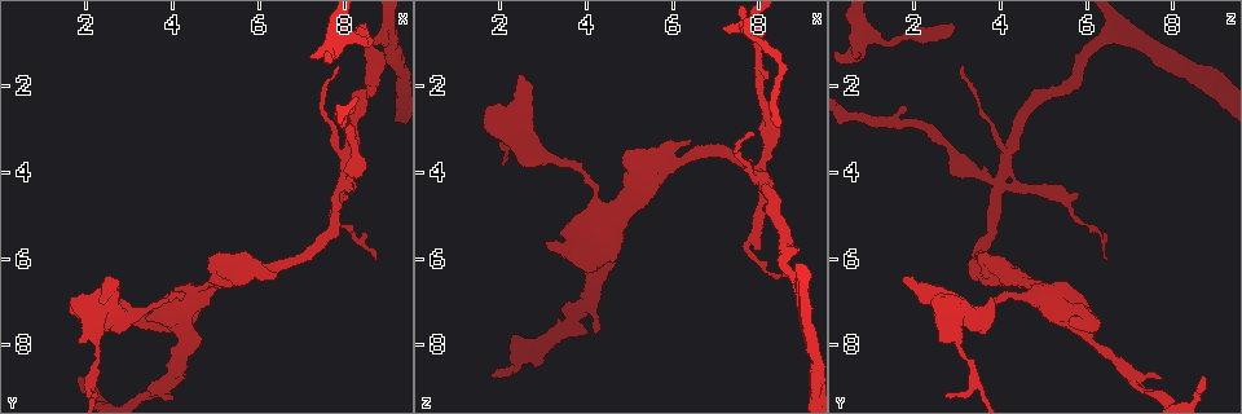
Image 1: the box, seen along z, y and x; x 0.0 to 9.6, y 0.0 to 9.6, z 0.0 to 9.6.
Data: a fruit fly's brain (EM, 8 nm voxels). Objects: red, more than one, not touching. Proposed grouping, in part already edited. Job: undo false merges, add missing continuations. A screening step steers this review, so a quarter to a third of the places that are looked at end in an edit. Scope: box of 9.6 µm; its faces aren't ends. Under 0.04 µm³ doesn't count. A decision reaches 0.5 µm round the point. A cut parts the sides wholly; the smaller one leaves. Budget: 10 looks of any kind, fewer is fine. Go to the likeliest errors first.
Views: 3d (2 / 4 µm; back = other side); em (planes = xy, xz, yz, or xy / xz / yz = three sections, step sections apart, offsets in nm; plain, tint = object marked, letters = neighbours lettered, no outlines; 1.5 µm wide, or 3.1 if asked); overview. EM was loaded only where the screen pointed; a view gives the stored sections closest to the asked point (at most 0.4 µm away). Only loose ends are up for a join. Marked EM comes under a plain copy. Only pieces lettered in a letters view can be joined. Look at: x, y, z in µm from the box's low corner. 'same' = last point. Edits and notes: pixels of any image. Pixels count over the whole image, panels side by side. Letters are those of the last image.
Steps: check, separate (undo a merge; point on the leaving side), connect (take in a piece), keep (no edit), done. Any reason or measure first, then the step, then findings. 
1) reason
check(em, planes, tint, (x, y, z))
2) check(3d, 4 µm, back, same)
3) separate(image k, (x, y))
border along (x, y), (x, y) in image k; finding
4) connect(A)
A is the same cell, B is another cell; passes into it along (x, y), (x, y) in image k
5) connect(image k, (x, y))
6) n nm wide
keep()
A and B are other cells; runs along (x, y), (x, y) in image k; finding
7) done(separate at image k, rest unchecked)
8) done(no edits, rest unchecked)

check(3d, 4 µm, (7.90, 4.25, 3.90))

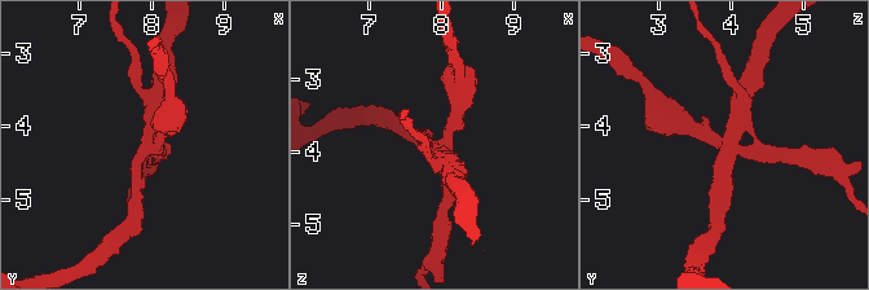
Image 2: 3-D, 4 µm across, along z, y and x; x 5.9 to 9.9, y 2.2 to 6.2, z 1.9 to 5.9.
4 arms
check(em, planes, letters, (7.90, 4.25, 4.00))

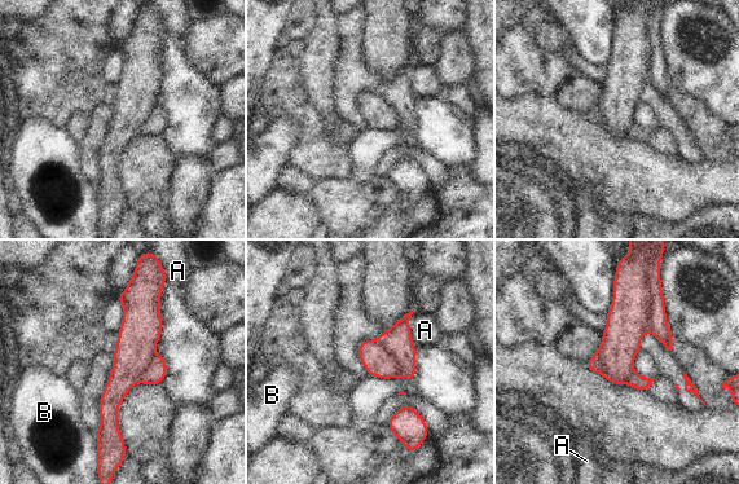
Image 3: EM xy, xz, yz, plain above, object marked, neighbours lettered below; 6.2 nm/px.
240 nm wide
separate(image 3, (659, 326))
A and B are other cells; border along (649, 281), (651, 291), (650, 328) in image 3; two neurons meet here

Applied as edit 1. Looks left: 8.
check(em, planes, letters, (1.75, 7.95, 2.65))

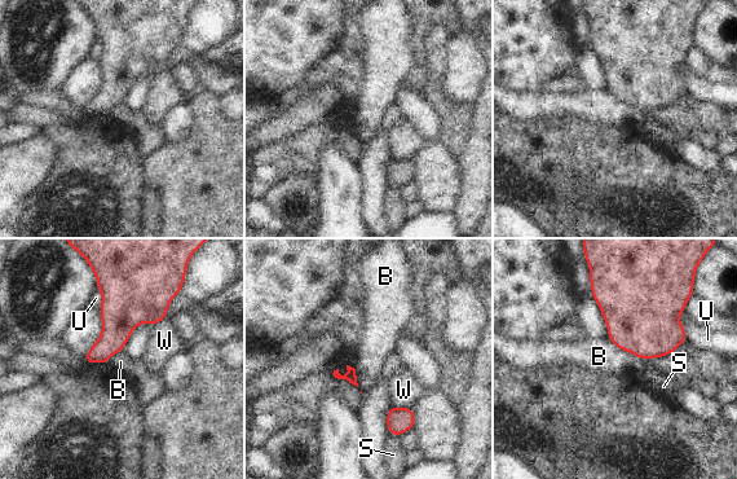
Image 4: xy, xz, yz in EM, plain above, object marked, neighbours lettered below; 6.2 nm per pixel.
keep()
B, S, U and W are other cells; border along (607, 338), (644, 361) in image 4; none of them fits

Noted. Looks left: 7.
free end
check(em, yz, step 4, tint, (7.20, 1.40, 0.70))

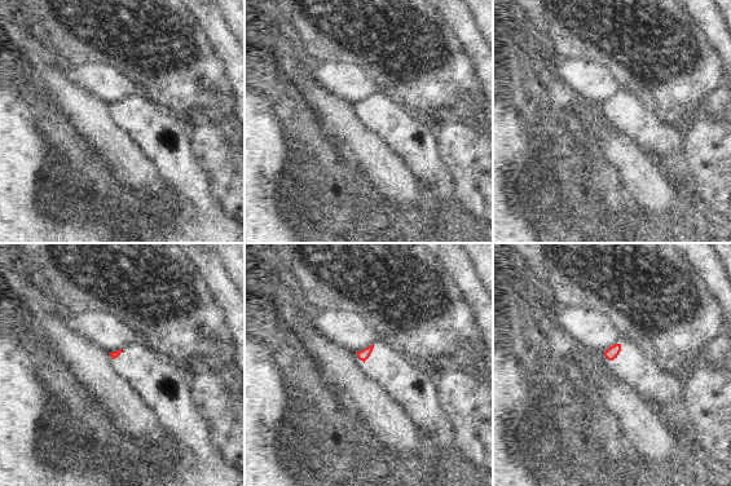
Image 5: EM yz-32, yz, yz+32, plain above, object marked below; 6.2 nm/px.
cut it another way
check(em, planes, letters, same)

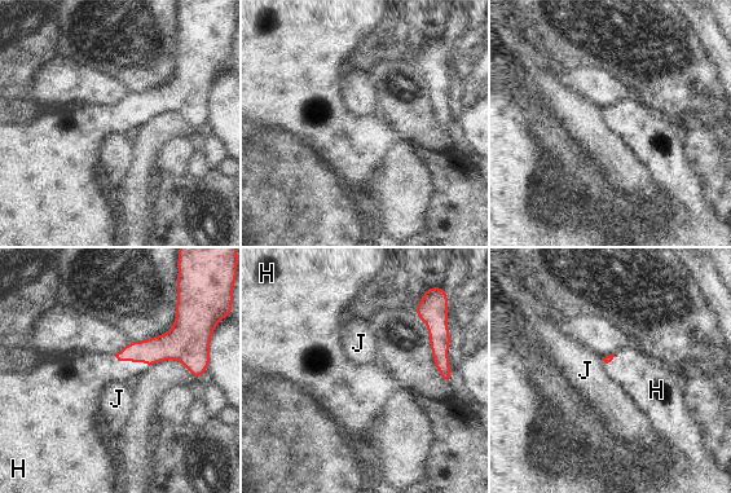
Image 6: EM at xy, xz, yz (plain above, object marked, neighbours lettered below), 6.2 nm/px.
connect(H)
H is the same cell, J is another cell; passes into it along (167, 346), (131, 361), (92, 372) in image 6; it goes on there

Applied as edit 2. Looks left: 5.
done(separate at image 3, connect at image 6, rest unchecked)

